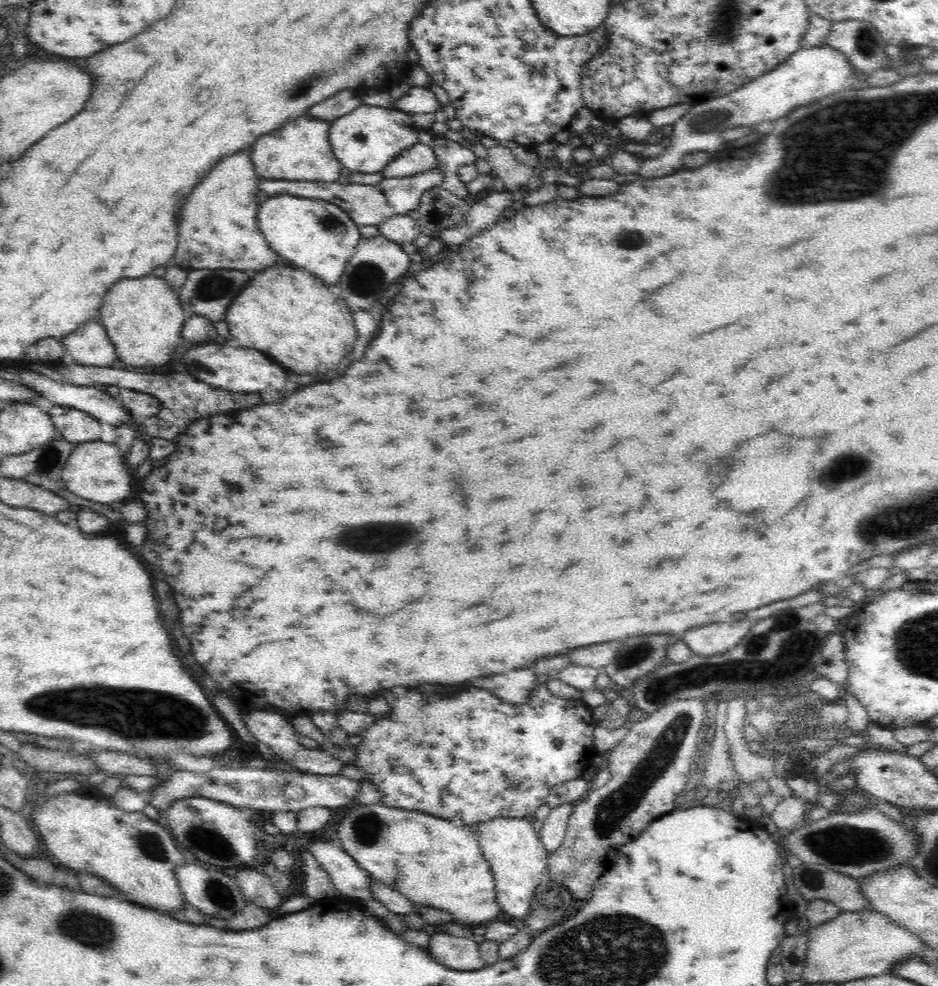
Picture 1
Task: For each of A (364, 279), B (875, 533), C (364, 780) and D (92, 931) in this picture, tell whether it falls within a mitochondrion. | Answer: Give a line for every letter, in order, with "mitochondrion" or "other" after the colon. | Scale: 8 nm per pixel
A: mitochondrion
B: mitochondrion
C: other
D: mitochondrion

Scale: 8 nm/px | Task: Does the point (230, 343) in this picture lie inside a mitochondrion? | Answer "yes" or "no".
no

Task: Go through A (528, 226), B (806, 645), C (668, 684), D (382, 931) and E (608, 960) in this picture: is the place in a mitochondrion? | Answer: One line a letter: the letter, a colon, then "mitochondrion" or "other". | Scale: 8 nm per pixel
A: other
B: mitochondrion
C: mitochondrion
D: other
E: mitochondrion

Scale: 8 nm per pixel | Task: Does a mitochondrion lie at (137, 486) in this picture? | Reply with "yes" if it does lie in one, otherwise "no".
no

